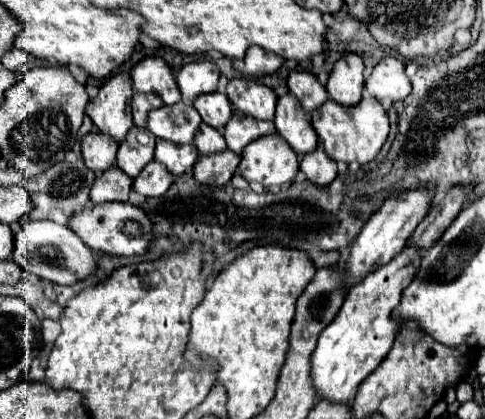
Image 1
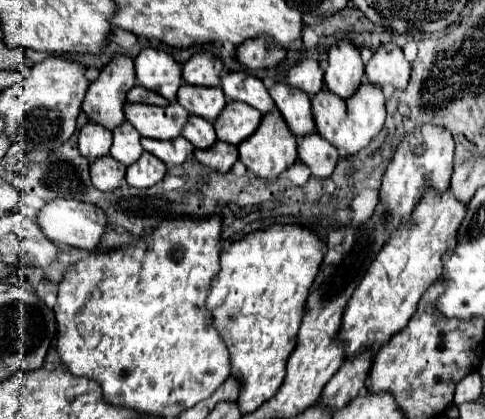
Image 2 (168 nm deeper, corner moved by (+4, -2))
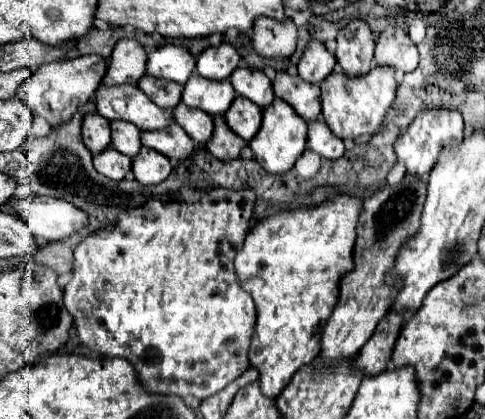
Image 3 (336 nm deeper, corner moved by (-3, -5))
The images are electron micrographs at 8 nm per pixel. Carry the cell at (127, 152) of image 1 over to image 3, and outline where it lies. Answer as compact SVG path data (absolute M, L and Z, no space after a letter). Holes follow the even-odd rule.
M125 120L111 122L111 146L121 154L135 158L141 150L141 130Z

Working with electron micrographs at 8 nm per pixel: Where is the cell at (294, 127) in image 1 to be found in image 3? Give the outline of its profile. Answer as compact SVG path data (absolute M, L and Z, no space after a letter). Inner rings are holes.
M279 72L273 82L273 90L275 96L285 100L305 122L315 122L321 118L319 86L307 84L305 80L299 80L299 76Z

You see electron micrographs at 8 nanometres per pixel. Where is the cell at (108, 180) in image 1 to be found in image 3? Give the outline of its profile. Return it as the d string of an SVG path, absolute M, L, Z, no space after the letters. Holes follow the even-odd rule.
M109 148L107 152L101 152L95 160L95 170L109 180L123 180L125 174L131 170L131 158L123 156L121 152L115 152L115 148Z

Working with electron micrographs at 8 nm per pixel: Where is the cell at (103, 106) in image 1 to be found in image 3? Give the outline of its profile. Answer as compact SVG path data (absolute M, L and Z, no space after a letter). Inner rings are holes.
M123 38L113 48L107 74L103 76L103 86L123 86L137 84L145 76L147 54L145 48L137 40Z

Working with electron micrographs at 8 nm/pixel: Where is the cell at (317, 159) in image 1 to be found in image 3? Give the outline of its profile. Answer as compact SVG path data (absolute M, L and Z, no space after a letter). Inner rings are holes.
M317 120L315 124L309 124L307 148L317 152L325 160L339 160L343 156L343 152L345 152L343 142L321 120Z

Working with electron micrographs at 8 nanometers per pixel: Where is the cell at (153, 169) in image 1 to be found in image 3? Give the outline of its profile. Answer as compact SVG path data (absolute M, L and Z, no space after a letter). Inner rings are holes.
M143 146L139 156L133 160L133 174L139 184L153 186L171 174L171 162L167 156Z

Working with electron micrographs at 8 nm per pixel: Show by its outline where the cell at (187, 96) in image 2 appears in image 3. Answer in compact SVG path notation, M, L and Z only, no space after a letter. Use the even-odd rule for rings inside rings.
M193 74L183 90L183 104L199 108L211 116L223 116L233 100L235 90L229 80L223 80L223 84L211 84L211 80L199 80L199 76Z

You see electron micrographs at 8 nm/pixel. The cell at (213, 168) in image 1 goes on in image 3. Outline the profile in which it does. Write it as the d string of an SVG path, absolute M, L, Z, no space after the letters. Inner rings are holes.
M215 116L215 136L213 136L213 140L207 142L207 146L205 146L207 152L211 152L221 162L229 162L239 156L243 146L247 146L247 144L243 140L239 140L239 136L235 136L235 132L231 132L231 128L227 128L223 116Z

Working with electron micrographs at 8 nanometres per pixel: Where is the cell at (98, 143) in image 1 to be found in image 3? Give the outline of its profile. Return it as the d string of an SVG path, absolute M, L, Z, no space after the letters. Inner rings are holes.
M87 114L83 120L83 142L93 156L111 146L111 124L101 114Z

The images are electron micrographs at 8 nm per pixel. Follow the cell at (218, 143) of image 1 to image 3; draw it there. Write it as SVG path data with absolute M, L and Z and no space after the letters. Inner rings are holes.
M183 102L173 112L175 112L177 124L191 136L195 144L203 146L211 140L213 130L215 130L213 116L207 116L205 112L199 112L195 108L187 108Z

